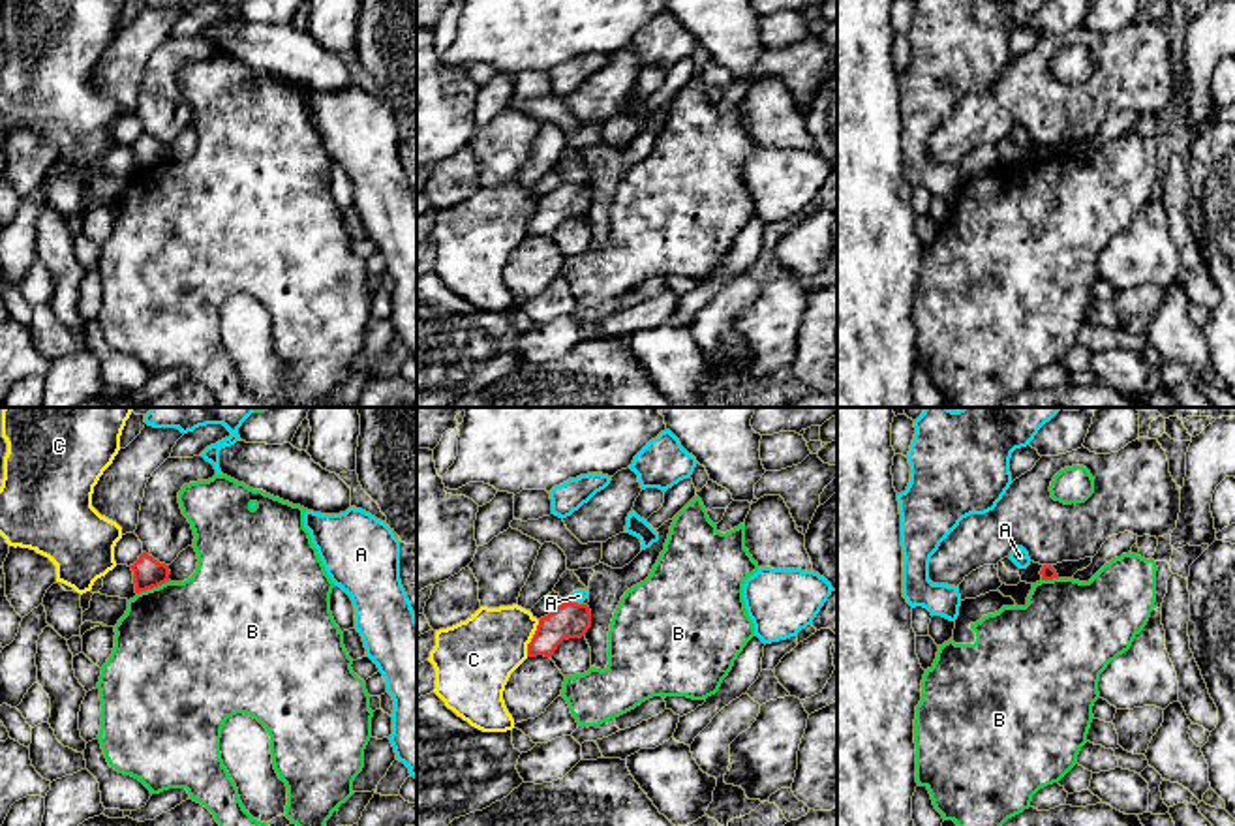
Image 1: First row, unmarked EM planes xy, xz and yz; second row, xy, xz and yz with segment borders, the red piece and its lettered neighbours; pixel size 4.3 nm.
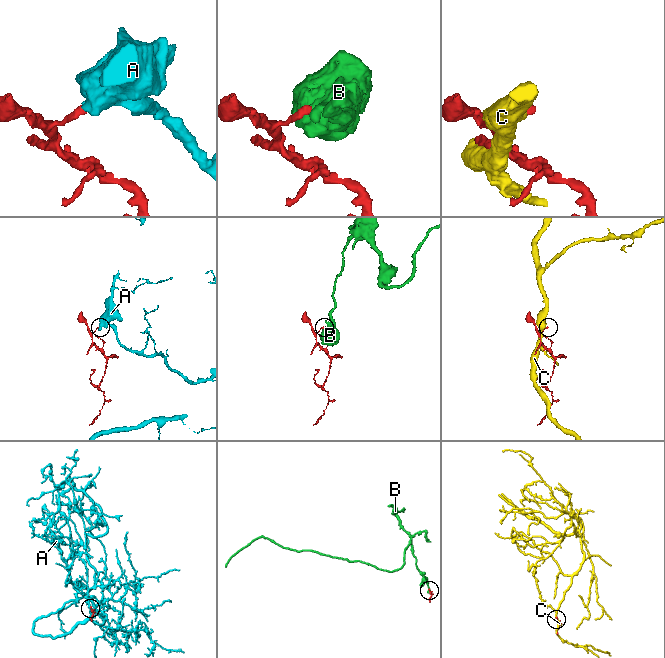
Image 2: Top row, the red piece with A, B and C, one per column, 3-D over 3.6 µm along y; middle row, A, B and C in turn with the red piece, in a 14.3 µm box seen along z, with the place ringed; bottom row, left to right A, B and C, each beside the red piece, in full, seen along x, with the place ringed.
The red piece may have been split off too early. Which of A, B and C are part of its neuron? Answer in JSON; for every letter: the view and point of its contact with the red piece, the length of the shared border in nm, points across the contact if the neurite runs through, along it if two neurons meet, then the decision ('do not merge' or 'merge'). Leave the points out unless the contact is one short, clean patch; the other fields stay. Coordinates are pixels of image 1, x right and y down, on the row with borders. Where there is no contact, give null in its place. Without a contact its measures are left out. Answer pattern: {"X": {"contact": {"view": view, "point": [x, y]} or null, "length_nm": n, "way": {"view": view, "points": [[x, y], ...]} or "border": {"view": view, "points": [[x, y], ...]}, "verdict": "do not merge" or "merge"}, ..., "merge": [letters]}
{"A": {"contact": {"view": "xz", "point": [573, 603]}, "length_nm": 40, "border": {"view": "xz", "points": [[569, 599], [577, 603]]}, "verdict": "do not merge"}, "B": {"contact": {"view": "xy", "point": [152, 586]}, "length_nm": 160, "border": {"view": "xy", "points": [[169, 581], [137, 594]]}, "verdict": "do not merge"}, "C": {"contact": {"view": "xz", "point": [532, 639]}, "length_nm": 170, "verdict": "do not merge"}, "merge": []}

